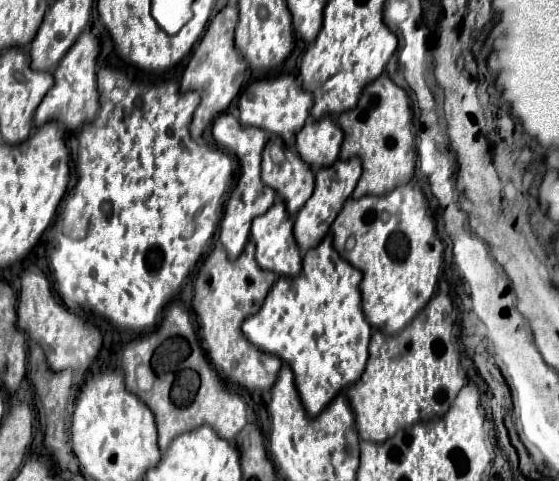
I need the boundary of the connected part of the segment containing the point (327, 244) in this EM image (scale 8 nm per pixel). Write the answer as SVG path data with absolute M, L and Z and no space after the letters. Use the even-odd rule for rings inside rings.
M327 235L317 247L305 253L303 271L295 279L279 277L271 287L261 309L243 321L243 333L257 349L265 353L273 353L285 363L289 363L295 375L295 385L301 393L301 401L309 417L317 417L317 413L321 413L321 409L325 409L325 405L329 405L329 401L337 397L341 389L353 385L353 381L357 381L357 377L361 377L365 369L371 325L367 323L361 309L361 291L359 291L361 279L363 273L353 265L349 265L333 249L331 235Z

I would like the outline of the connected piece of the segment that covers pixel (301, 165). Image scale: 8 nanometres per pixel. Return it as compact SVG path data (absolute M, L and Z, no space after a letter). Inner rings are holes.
M271 137L269 143L265 145L261 179L265 181L265 185L275 189L285 199L289 215L295 215L301 209L301 205L313 195L313 187L315 187L315 173L311 165L307 165L297 151L287 149L279 137ZM273 145L279 145L283 149L285 153L283 163L273 163L269 155L269 149Z

